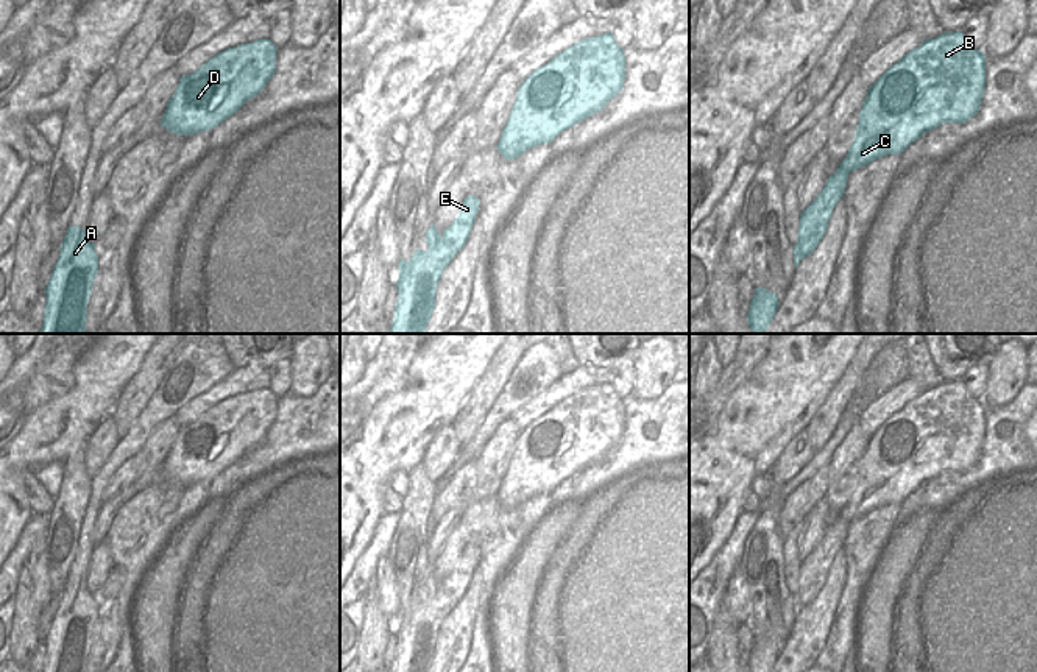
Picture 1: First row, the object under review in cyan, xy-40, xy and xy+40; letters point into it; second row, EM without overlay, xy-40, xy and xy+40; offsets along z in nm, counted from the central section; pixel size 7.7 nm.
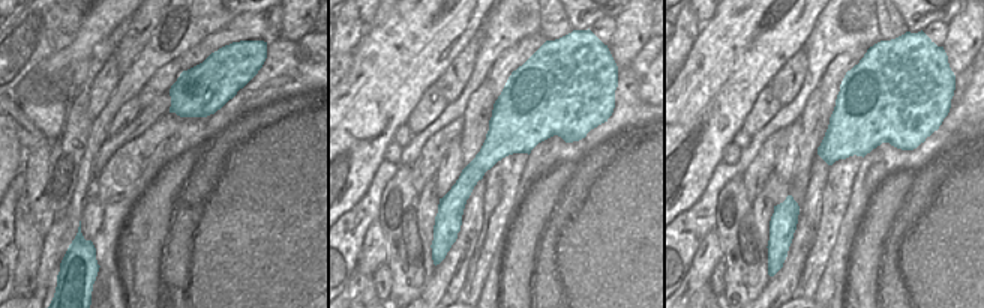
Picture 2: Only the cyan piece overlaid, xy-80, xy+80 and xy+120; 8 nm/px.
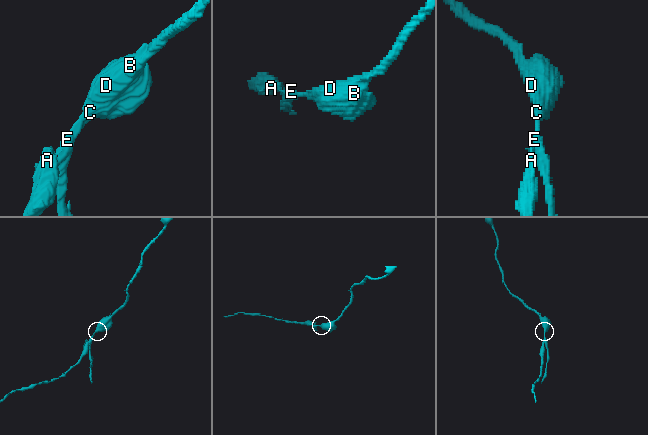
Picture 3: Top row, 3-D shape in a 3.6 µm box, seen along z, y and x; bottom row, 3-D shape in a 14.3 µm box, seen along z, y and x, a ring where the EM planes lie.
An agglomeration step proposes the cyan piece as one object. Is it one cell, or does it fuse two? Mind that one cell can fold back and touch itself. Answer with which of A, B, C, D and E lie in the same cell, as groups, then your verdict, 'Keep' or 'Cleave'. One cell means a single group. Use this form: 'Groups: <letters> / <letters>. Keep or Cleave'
Groups: A / B C D E. Cleave.

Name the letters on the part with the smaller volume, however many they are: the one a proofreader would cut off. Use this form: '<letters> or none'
A

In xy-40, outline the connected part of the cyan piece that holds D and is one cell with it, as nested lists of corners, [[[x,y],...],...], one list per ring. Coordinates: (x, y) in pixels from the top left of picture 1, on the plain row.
[[[270,388],[226,398],[196,421],[179,427],[161,476],[178,485],[209,480],[262,441],[276,421],[278,396]]]

